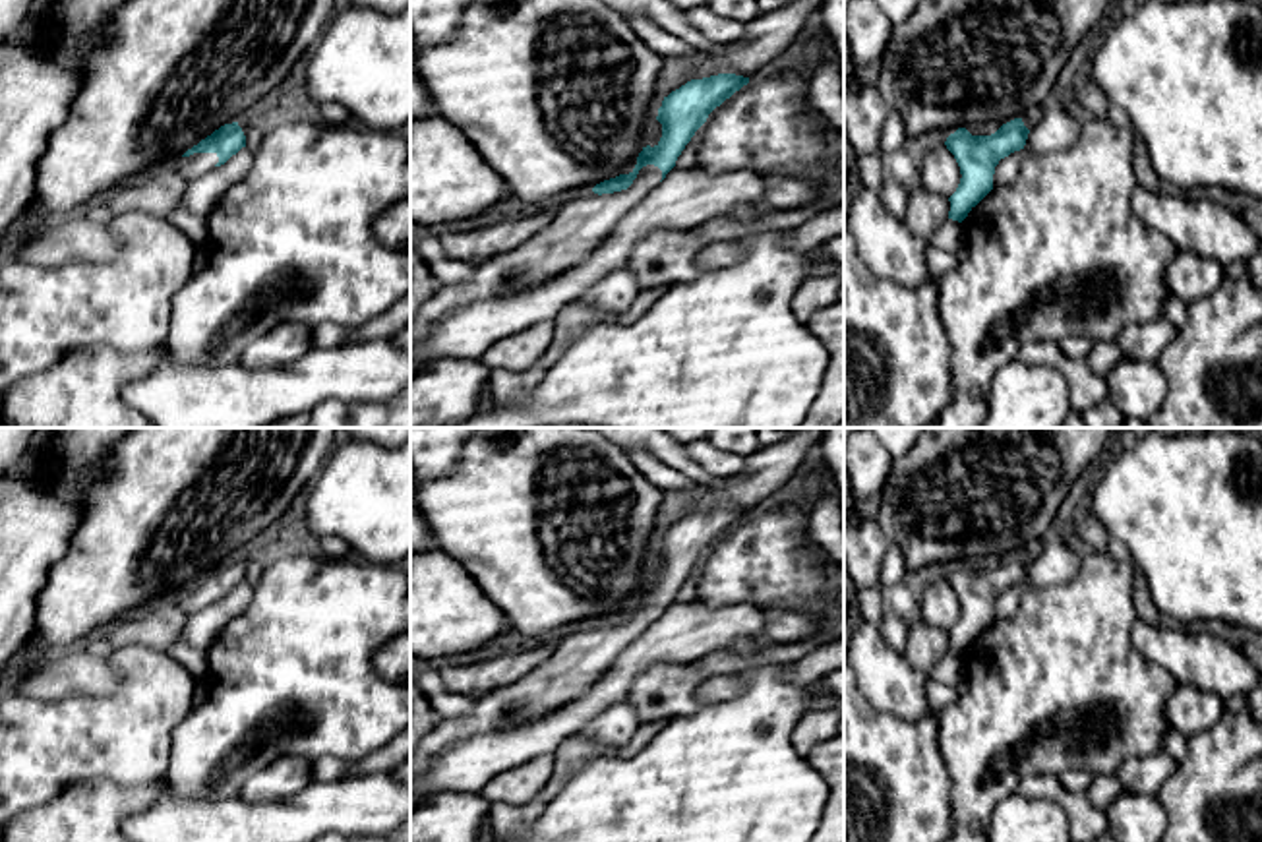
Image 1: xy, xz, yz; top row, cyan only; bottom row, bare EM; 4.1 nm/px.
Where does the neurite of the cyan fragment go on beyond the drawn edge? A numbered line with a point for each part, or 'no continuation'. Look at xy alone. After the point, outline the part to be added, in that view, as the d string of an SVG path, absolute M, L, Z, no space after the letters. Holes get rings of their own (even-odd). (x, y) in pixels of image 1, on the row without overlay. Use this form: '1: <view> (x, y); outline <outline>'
1: xy (196, 599); outline M194 586L176 594L176 606L188 619L195 612L203 610L207 604L215 602L217 596L217 586Z

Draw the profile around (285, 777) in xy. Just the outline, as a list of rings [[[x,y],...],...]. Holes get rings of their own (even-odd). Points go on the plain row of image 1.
[[[279,757],[250,776],[240,790],[240,799],[250,805],[288,799],[312,784],[312,761]]]

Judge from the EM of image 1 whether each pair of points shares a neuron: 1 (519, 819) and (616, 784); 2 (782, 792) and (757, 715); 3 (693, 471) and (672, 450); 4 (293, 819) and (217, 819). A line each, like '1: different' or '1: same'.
1: different
2: same
3: same
4: same

